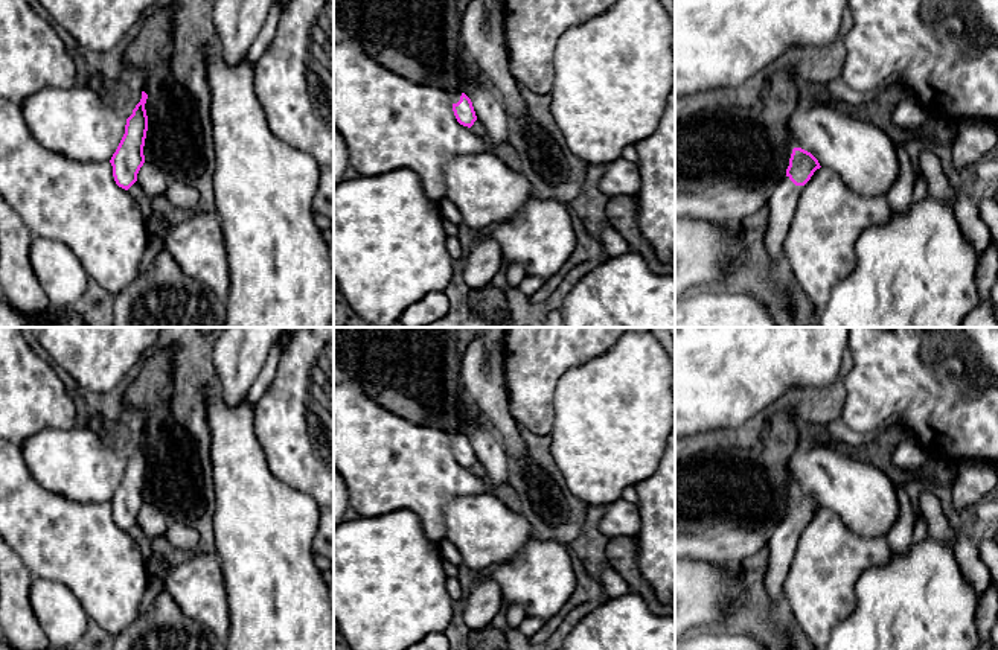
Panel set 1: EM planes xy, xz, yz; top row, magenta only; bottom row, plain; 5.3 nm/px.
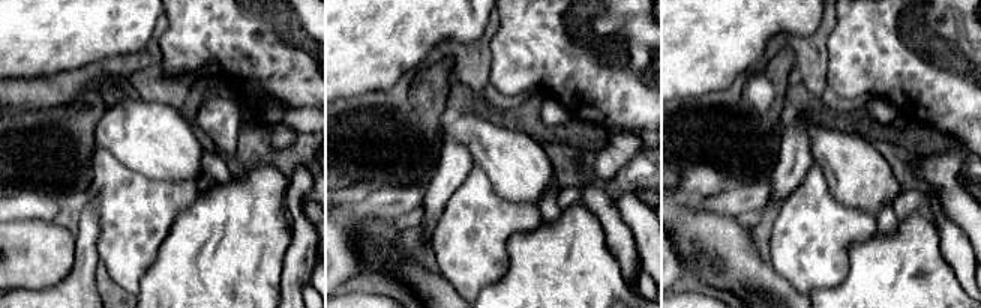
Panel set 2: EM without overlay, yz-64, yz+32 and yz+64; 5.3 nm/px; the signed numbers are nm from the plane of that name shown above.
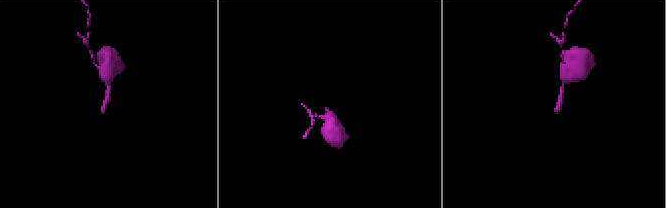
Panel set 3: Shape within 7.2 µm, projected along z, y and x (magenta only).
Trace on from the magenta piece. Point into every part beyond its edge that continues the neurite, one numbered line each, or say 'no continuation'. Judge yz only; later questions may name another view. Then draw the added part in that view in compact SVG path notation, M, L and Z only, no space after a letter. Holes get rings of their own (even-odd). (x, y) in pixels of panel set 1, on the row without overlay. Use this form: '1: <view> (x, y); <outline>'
1: yz (782, 544); M789 518L782 519L769 530L769 559L765 571L765 589L772 601L783 595L785 580L797 548L803 527L795 527Z

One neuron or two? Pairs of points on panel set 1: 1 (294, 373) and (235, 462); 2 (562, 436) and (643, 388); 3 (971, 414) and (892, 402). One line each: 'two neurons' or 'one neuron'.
1: two neurons
2: one neuron
3: one neuron

